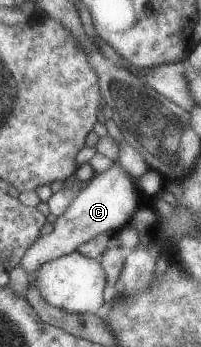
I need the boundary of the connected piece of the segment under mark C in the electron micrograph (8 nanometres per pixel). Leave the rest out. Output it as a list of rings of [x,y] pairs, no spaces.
[[[119,164],[107,168],[81,189],[67,211],[57,218],[54,230],[41,236],[21,258],[20,265],[27,274],[37,271],[44,263],[66,256],[102,233],[118,232],[126,223],[132,222],[132,216],[139,208],[139,186]]]

